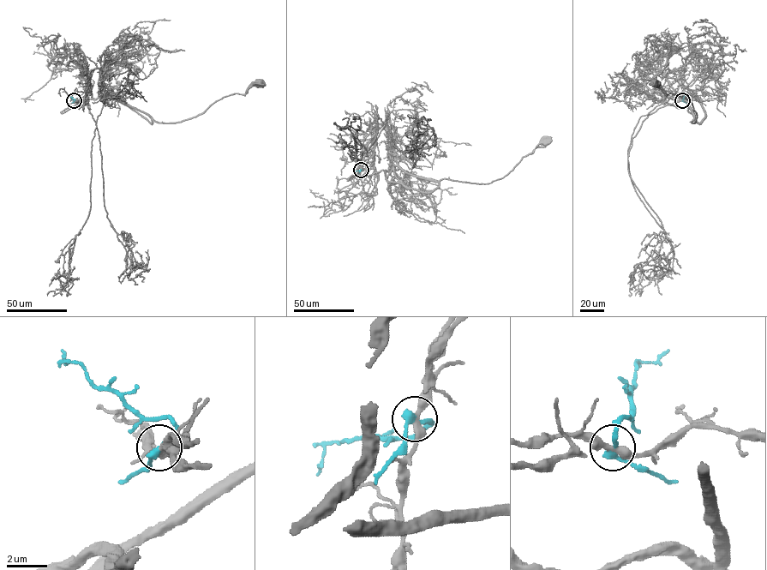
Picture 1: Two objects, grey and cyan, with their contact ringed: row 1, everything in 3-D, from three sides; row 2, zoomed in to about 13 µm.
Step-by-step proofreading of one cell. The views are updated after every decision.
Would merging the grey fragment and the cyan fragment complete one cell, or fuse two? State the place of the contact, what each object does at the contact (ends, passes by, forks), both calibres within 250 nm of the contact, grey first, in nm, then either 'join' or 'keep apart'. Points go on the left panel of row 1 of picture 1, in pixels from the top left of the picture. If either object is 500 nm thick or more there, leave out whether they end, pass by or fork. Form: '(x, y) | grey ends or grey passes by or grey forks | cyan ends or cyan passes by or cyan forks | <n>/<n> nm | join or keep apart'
(74, 100) | grey passes by | cyan passes by | 320/280 nm | keep apart

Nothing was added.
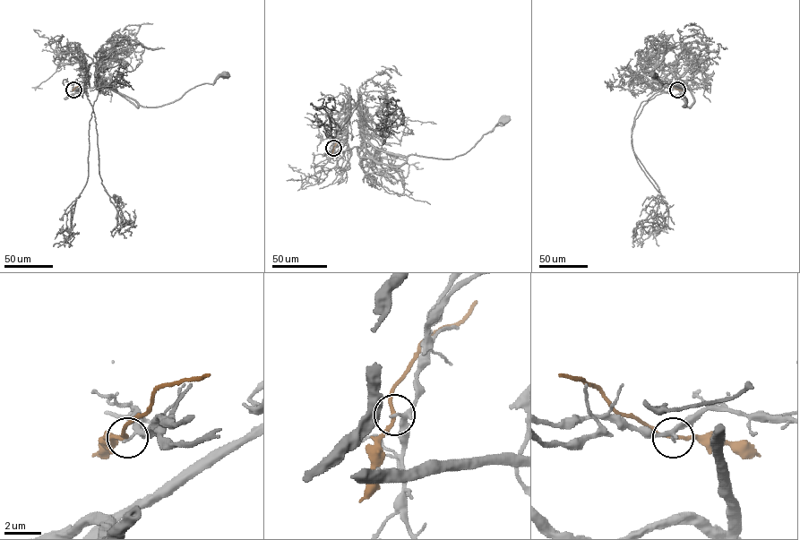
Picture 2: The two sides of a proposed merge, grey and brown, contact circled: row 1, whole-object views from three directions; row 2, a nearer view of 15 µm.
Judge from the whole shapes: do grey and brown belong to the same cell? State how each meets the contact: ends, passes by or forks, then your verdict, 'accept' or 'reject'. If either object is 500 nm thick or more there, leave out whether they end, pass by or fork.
grey passes by; brown passes by; reject

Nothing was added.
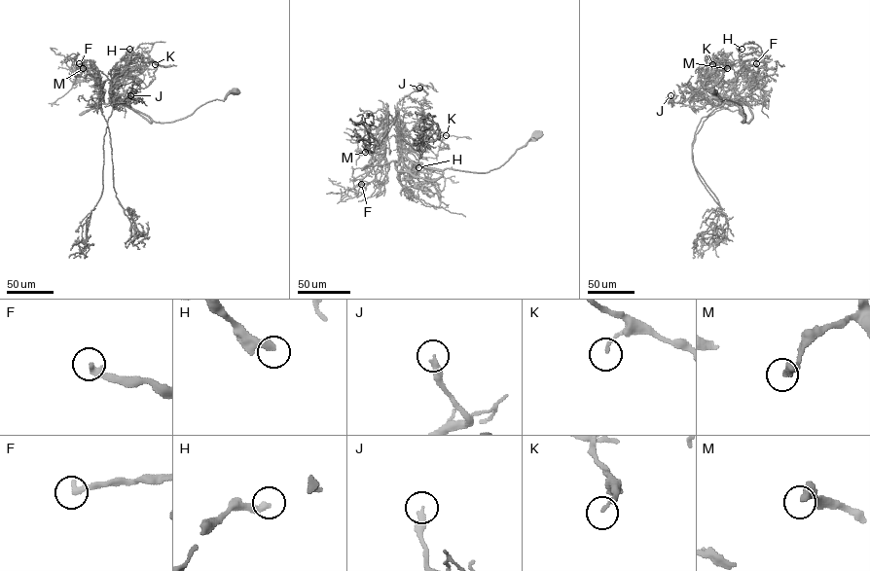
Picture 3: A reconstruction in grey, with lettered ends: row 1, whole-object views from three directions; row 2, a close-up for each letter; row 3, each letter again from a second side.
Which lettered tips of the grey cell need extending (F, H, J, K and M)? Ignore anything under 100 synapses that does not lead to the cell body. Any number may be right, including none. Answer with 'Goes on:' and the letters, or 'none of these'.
Goes on: F

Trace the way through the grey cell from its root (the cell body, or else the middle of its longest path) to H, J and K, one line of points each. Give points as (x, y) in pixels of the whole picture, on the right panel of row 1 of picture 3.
H: (712, 91), (722, 100), (740, 104), (744, 122), (730, 98), (743, 71), (738, 55), (742, 49)
J: (712, 91), (740, 104), (744, 122), (731, 101), (711, 104), (694, 95), (684, 105), (673, 102), (670, 95)
K: (712, 91), (722, 100), (740, 104), (744, 122), (739, 107), (711, 76), (716, 66), (710, 60), (712, 64)

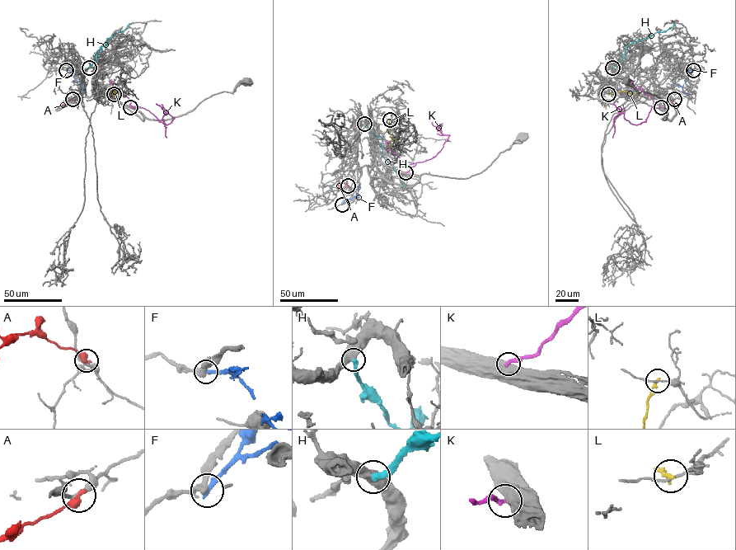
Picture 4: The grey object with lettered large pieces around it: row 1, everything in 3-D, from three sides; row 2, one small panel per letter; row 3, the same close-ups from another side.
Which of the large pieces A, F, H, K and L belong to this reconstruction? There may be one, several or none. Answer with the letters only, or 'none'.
none

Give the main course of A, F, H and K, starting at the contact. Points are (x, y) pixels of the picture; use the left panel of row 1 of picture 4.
A: (72, 99), (62, 105)
F: (66, 69), (82, 85), (82, 95)
H: (89, 68), (99, 49), (106, 44), (107, 38), (122, 32), (131, 24)
K: (130, 107), (144, 108), (167, 124), (172, 120), (171, 115), (166, 113), (162, 118), (166, 138)

